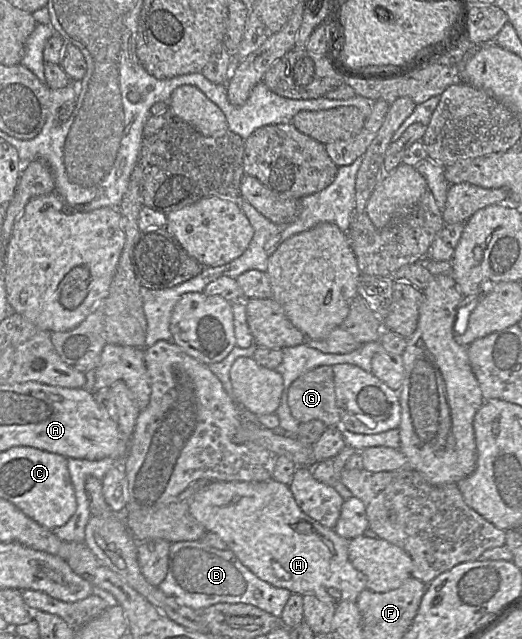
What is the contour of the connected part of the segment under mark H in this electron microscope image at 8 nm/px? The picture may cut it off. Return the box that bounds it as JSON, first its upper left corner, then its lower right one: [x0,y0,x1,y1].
[189,479,367,605]

